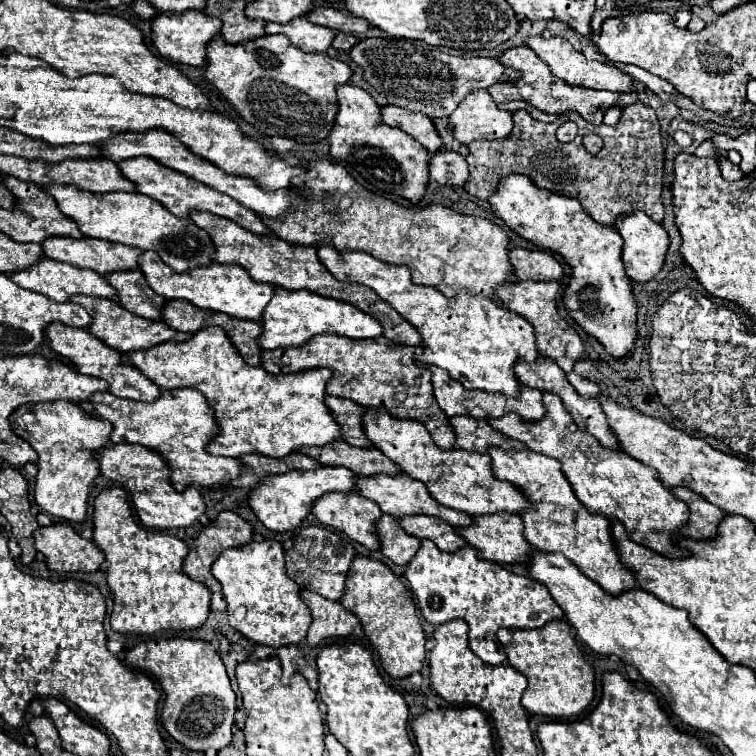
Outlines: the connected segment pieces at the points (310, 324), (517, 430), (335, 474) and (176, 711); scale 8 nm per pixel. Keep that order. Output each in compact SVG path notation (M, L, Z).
M276 286L274 290L274 298L270 300L270 304L266 306L264 314L262 314L262 334L258 338L260 346L264 350L274 350L274 348L288 348L288 346L302 346L304 342L308 342L312 336L316 334L340 334L352 340L360 340L360 338L376 338L382 334L382 326L370 318L368 314L364 314L362 310L354 308L352 304L334 300L334 298L324 298L306 290L298 290L298 292L290 292L290 290L282 290Z
M544 392L542 402L546 406L546 414L540 420L524 420L510 412L500 418L500 432L526 444L526 448L534 452L556 458L562 464L562 472L566 474L576 498L590 512L618 518L634 542L668 558L678 558L684 550L674 544L674 538L680 536L680 526L686 524L686 504L676 500L670 490L664 488L650 466L630 458L622 450L604 448L592 434L580 430L558 396Z
M320 466L318 470L292 470L286 474L278 474L278 478L266 478L262 486L256 486L248 494L248 504L256 518L274 532L296 530L300 522L310 514L310 506L316 498L326 492L350 492L354 490L356 476L348 468L340 466Z
M152 638L126 654L126 664L160 680L166 694L162 724L168 734L190 750L222 750L232 740L236 694L226 668L210 642L194 638Z

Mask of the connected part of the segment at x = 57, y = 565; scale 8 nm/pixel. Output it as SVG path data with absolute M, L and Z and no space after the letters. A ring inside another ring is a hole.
M50 524L34 532L36 550L44 554L48 570L62 572L96 572L104 562L104 552L90 540L84 540L68 524Z

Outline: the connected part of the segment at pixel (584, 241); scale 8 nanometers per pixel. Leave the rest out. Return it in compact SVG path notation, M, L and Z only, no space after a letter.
M520 174L502 178L496 194L488 202L494 214L510 230L540 248L560 254L572 268L568 288L562 298L568 316L586 334L602 342L604 350L612 358L630 356L638 338L638 302L622 264L622 236L612 228L594 222L578 200L540 190L530 178Z

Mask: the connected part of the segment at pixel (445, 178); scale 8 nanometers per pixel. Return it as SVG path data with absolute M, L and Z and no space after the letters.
M440 150L438 154L432 154L430 158L430 178L436 180L438 184L448 184L448 186L464 186L470 178L466 160L448 150Z

